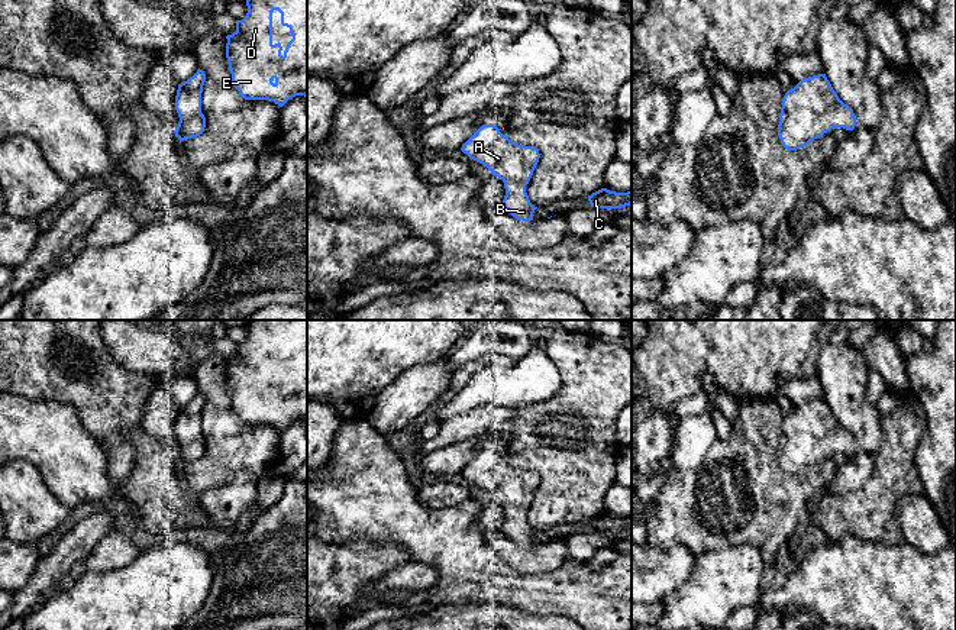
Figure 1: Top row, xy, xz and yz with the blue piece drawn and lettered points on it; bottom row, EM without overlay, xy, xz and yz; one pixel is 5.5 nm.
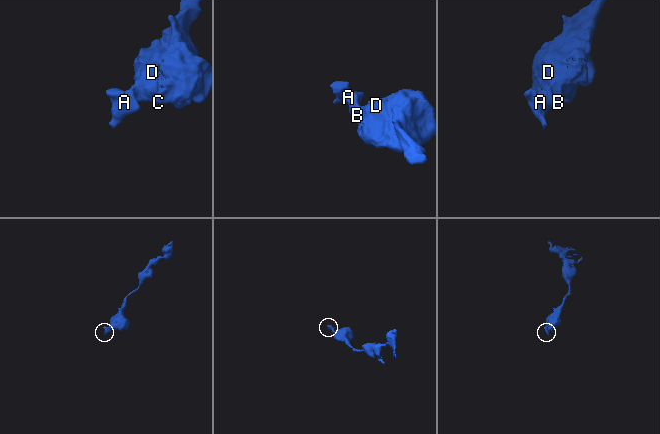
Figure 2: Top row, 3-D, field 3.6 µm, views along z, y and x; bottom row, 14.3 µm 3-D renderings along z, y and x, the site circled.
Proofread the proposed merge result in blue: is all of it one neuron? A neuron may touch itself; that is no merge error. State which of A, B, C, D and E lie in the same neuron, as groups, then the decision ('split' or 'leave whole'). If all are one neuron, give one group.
A B C D E; leave whole

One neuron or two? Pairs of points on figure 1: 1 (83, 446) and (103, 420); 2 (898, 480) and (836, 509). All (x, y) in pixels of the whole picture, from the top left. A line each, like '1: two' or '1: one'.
1: two
2: one

